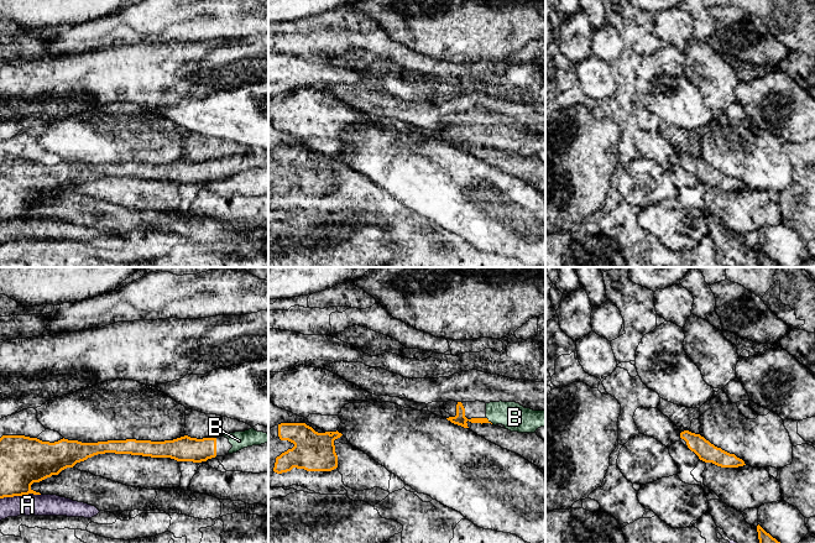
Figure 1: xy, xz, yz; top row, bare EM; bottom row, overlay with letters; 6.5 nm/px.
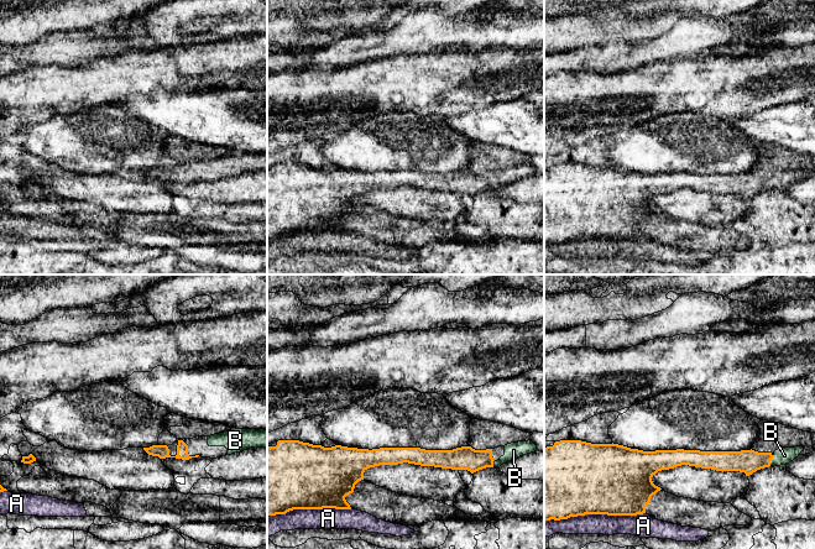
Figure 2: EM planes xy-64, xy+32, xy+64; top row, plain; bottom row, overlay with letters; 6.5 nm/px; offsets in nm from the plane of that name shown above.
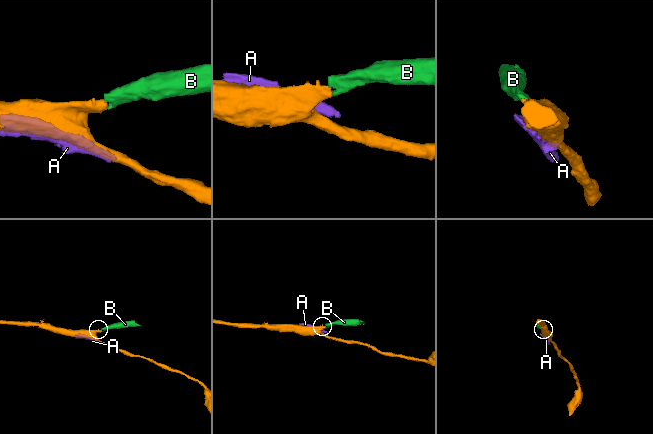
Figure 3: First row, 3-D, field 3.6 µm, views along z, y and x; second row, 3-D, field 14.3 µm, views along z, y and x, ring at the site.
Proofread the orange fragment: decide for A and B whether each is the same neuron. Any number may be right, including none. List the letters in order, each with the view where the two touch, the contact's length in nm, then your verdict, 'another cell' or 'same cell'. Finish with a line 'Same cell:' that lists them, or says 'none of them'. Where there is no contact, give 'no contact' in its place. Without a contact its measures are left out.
A: xy | 280 nm | another cell
B: xz | 60 nm | same cell
Same cell: B

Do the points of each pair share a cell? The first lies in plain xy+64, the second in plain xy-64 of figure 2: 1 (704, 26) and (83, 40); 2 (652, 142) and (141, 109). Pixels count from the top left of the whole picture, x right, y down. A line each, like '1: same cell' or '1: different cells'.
1: different cells
2: different cells

